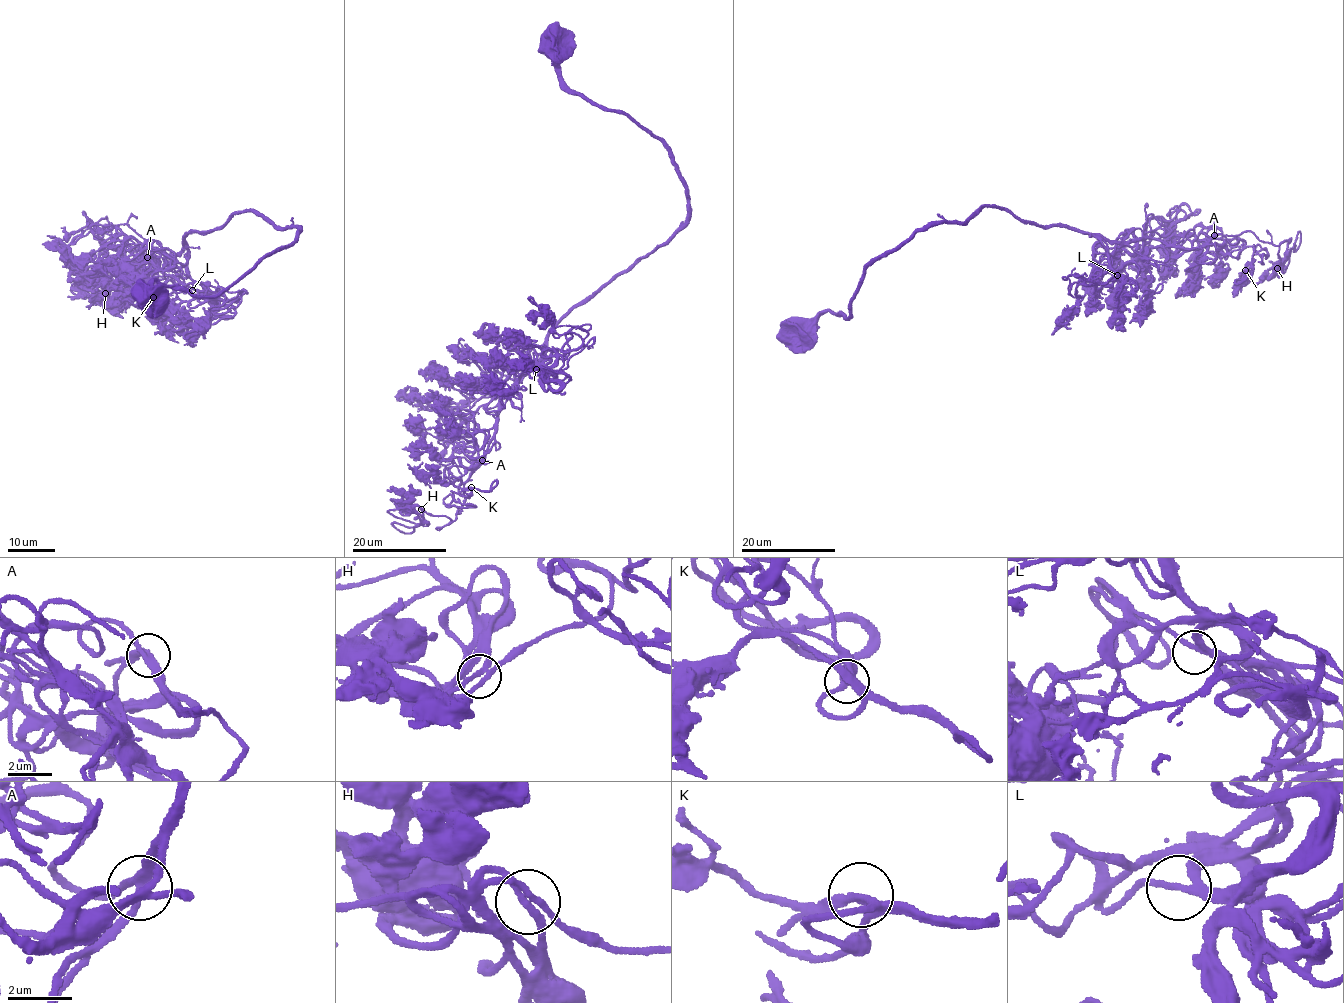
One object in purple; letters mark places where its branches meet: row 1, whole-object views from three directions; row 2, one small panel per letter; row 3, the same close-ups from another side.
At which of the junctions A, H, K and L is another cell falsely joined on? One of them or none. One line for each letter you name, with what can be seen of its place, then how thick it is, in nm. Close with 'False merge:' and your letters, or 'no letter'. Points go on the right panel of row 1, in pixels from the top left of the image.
False merge: no letter

